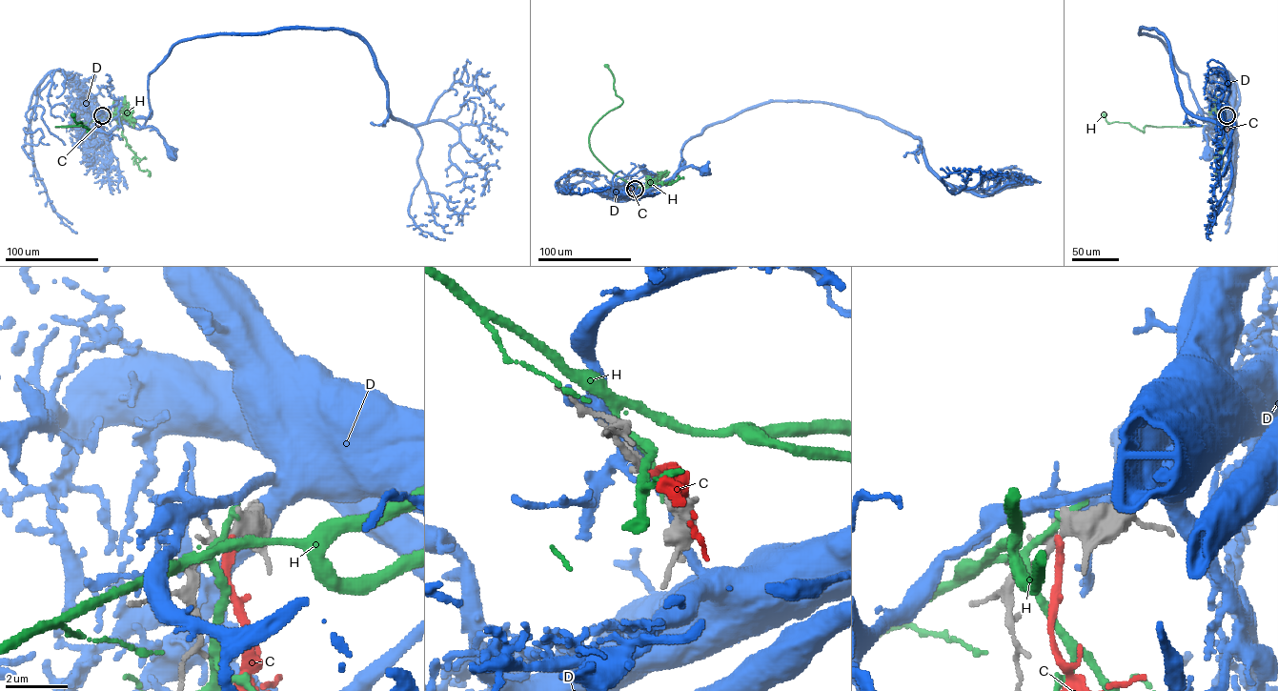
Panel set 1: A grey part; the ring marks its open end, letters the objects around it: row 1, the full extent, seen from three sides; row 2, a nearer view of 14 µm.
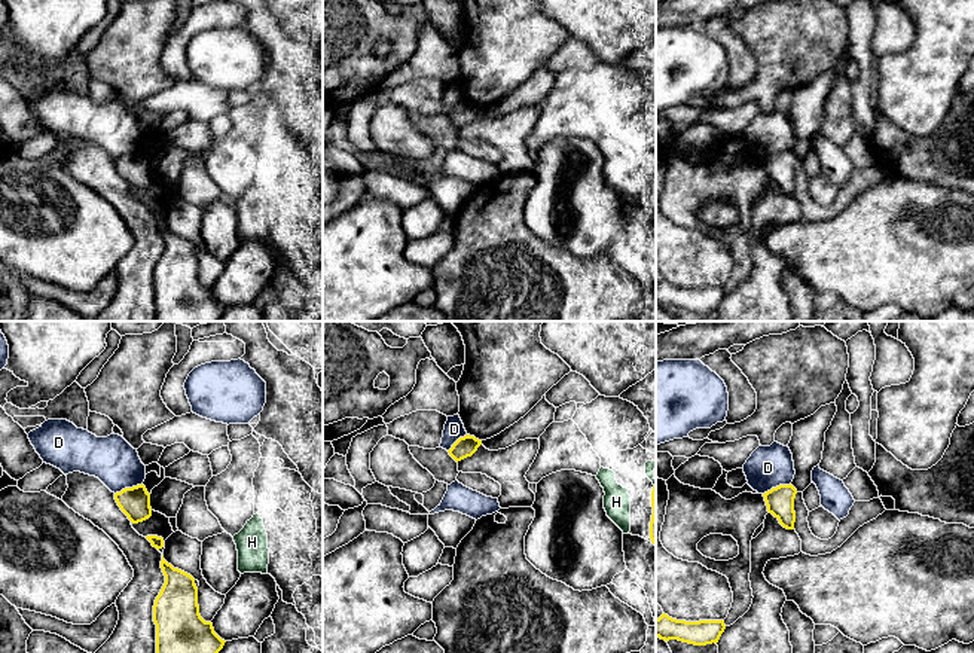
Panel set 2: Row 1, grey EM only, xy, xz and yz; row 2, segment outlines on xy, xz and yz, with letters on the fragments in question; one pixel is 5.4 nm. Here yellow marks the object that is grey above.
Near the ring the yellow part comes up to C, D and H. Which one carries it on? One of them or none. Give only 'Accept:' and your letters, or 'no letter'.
Accept: no letter

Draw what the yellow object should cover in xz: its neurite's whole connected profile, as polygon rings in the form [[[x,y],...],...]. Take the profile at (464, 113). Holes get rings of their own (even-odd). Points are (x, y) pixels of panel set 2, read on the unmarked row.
[[[467,101],[464,104],[459,104],[448,119],[458,129],[467,123],[471,123],[480,112],[482,107]]]

